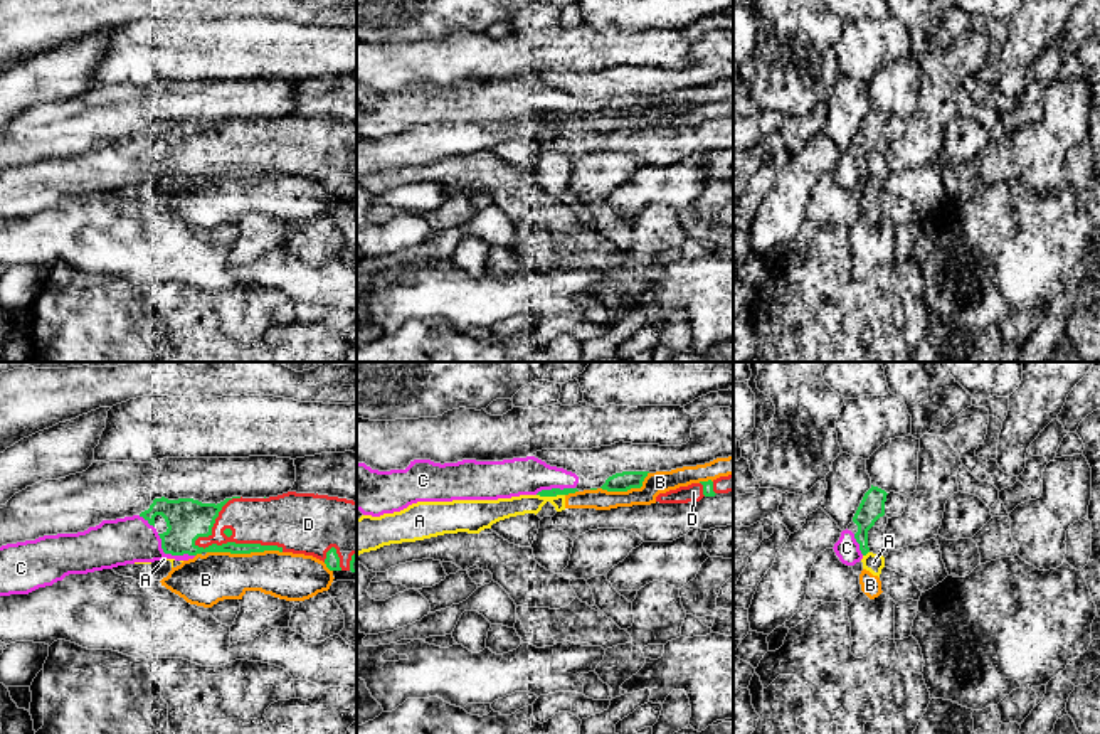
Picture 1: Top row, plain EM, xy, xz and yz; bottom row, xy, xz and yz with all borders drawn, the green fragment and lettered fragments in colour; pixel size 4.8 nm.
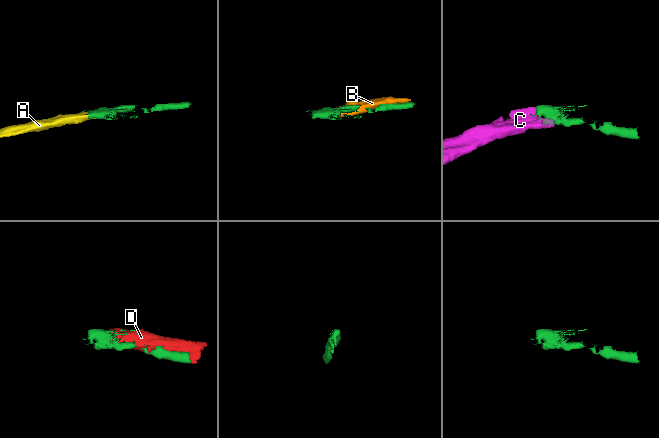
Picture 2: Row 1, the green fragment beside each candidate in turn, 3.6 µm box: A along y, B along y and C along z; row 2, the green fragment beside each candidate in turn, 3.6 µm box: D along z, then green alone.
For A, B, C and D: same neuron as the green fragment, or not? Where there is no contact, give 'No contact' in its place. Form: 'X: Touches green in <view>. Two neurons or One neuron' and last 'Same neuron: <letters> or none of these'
A: Touches green in xz. Two neurons
B: Touches green in xy. Two neurons
C: Touches green in xy. One neuron
D: Touches green in xy. One neuron
Same neuron: C, D

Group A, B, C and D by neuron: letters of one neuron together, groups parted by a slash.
A B / C D

